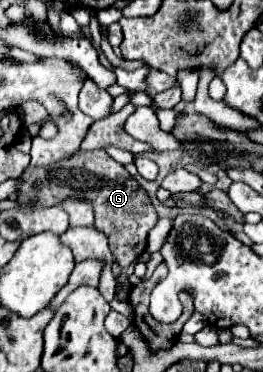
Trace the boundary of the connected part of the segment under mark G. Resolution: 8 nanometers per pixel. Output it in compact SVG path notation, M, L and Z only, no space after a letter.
M76 150L72 156L58 160L56 164L24 170L24 196L18 196L18 202L26 204L32 198L38 198L36 206L54 206L72 194L84 194L96 212L96 228L104 232L110 240L110 250L114 260L128 268L134 258L138 258L146 250L146 236L156 226L158 216L146 192L138 186L138 182L126 172L124 166L114 162L104 150Z

